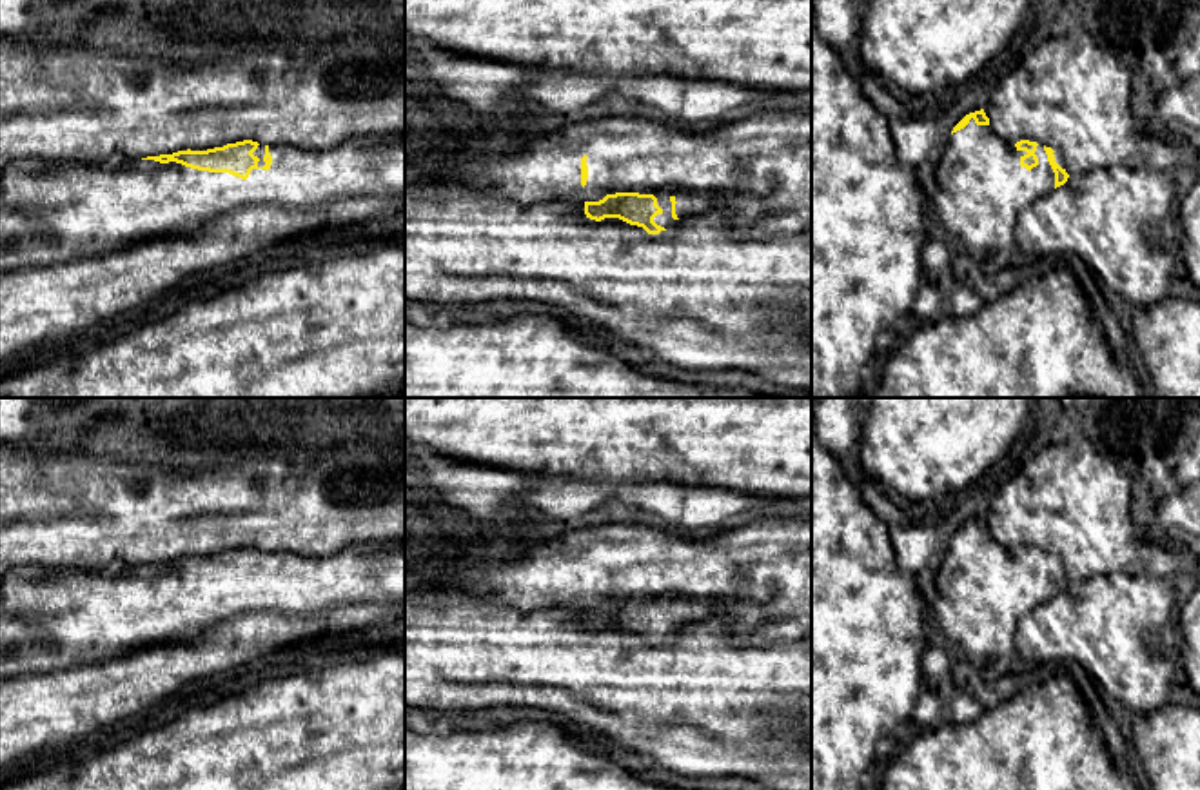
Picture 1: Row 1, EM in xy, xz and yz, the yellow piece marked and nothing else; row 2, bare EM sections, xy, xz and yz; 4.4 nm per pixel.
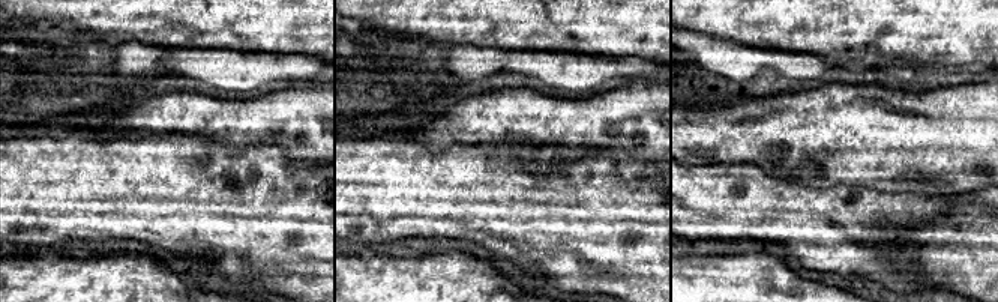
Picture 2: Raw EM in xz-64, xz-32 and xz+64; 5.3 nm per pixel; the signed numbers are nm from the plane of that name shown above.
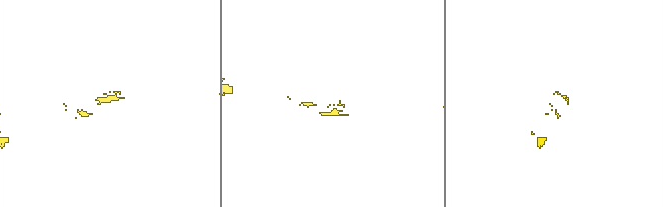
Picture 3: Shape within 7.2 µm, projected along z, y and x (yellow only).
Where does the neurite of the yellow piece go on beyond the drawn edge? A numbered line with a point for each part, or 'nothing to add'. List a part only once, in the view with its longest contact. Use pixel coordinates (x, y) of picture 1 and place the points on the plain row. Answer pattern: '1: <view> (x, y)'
1: xy (49, 620)

